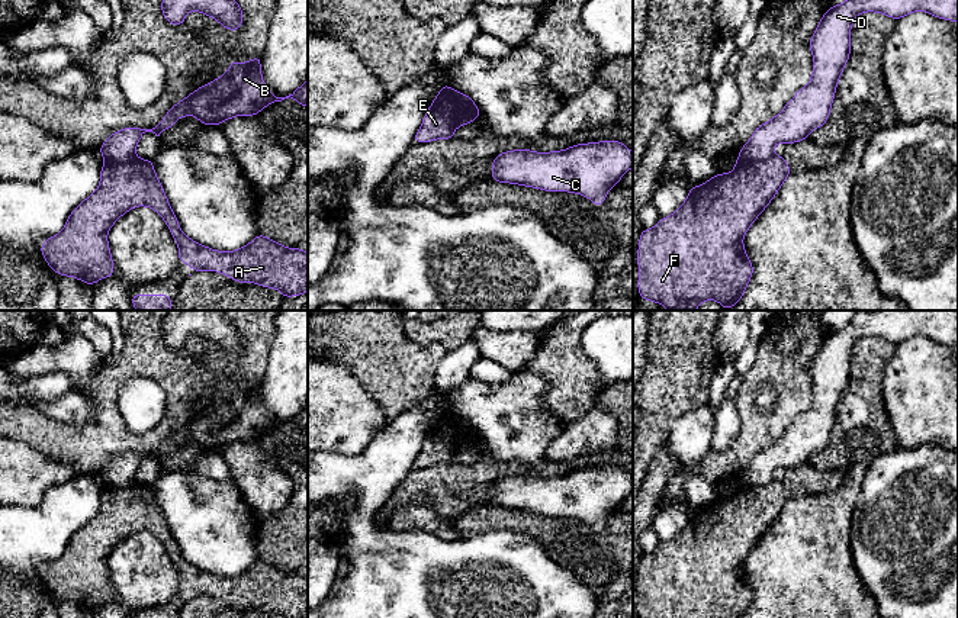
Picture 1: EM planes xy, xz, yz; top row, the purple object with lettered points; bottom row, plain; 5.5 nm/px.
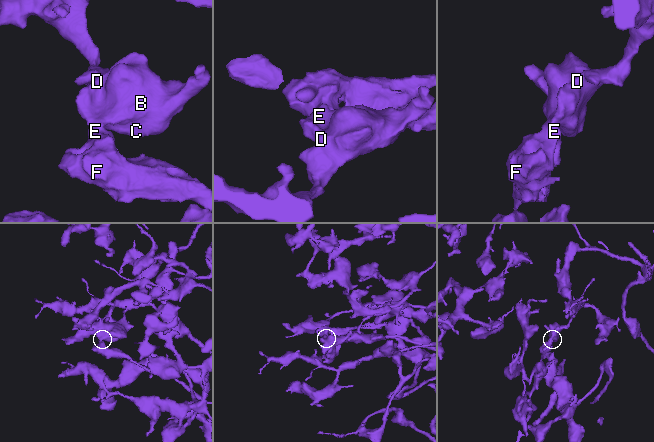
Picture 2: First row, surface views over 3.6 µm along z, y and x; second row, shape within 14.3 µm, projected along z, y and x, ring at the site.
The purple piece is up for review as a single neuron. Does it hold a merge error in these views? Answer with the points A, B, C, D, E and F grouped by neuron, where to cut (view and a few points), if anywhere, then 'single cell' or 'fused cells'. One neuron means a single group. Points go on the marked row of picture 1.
A E F / B C D | yz (772, 154), (751, 161), (739, 158) | fused cells

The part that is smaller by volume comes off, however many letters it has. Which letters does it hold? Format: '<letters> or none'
A, E, F

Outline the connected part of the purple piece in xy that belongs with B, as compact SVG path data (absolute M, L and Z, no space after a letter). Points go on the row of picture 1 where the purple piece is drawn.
M261 55L244 64L232 61L224 75L200 86L174 104L155 128L129 126L116 131L100 145L99 152L109 161L129 161L135 157L135 148L145 132L160 136L164 129L173 128L179 118L187 115L193 115L205 126L219 126L234 116L258 115L266 106L289 97L308 107L308 78L292 94L277 97L267 88L260 65Z

